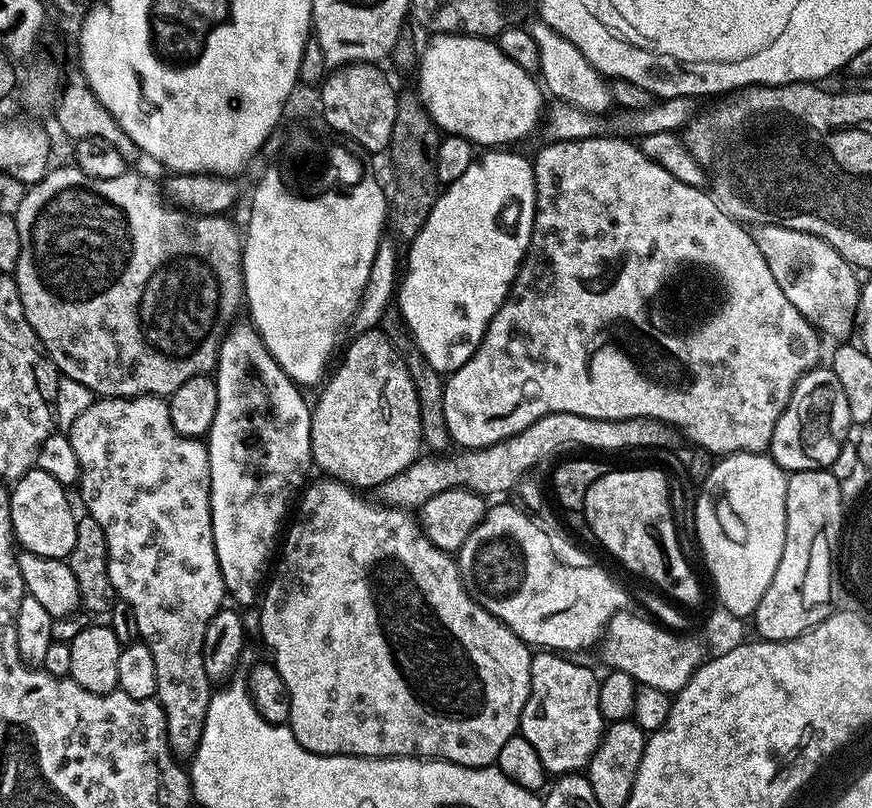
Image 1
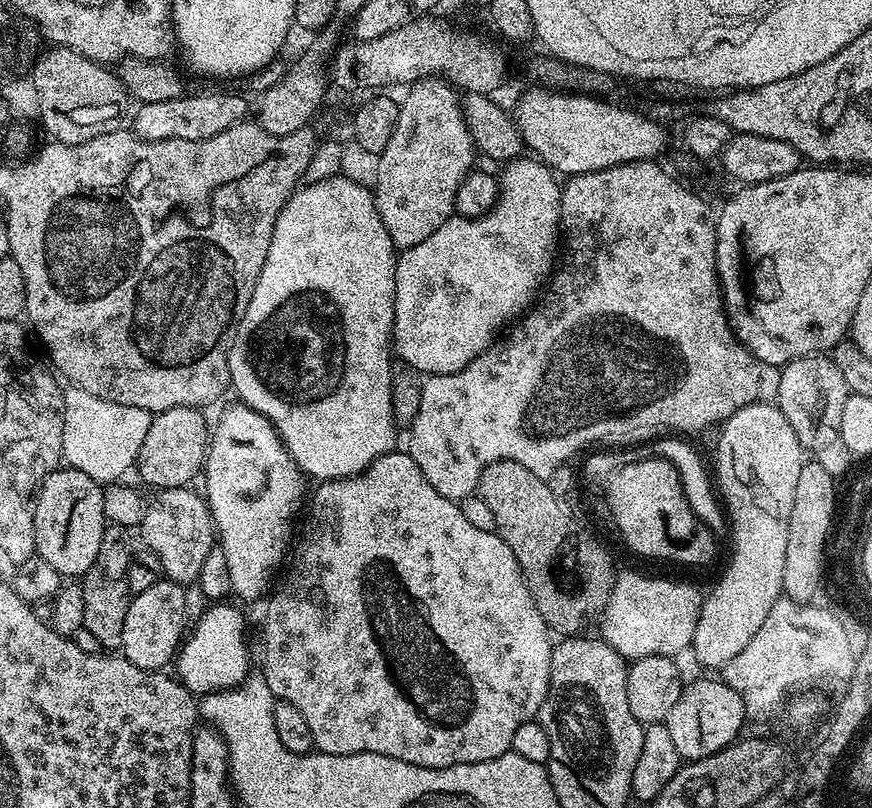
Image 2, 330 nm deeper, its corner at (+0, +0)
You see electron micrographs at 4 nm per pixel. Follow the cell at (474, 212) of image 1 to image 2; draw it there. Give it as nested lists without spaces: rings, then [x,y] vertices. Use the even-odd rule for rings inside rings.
[[[536,158],[526,159],[515,159],[503,165],[504,173],[499,173],[498,176],[500,198],[485,216],[469,218],[453,215],[452,219],[438,226],[438,230],[434,230],[434,234],[430,234],[426,242],[418,242],[418,246],[405,248],[399,253],[396,262],[392,338],[395,355],[399,359],[401,356],[407,367],[433,376],[462,370],[467,364],[474,362],[474,358],[492,347],[498,336],[496,331],[507,320],[515,321],[533,303],[546,277],[553,271],[552,255],[555,252],[557,255],[558,252],[556,235],[559,237],[562,232],[562,184],[559,179],[555,180],[557,177],[547,164]]]

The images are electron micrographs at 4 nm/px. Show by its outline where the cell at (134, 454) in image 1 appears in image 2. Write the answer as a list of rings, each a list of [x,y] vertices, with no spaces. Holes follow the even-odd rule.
[[[191,487],[165,488],[155,493],[156,501],[149,503],[144,510],[144,518],[138,525],[138,532],[144,544],[160,559],[159,567],[164,567],[163,575],[176,584],[195,585],[200,578],[202,562],[206,562],[206,554],[214,547],[214,525],[212,513],[208,510],[208,501],[199,491],[191,492]]]

